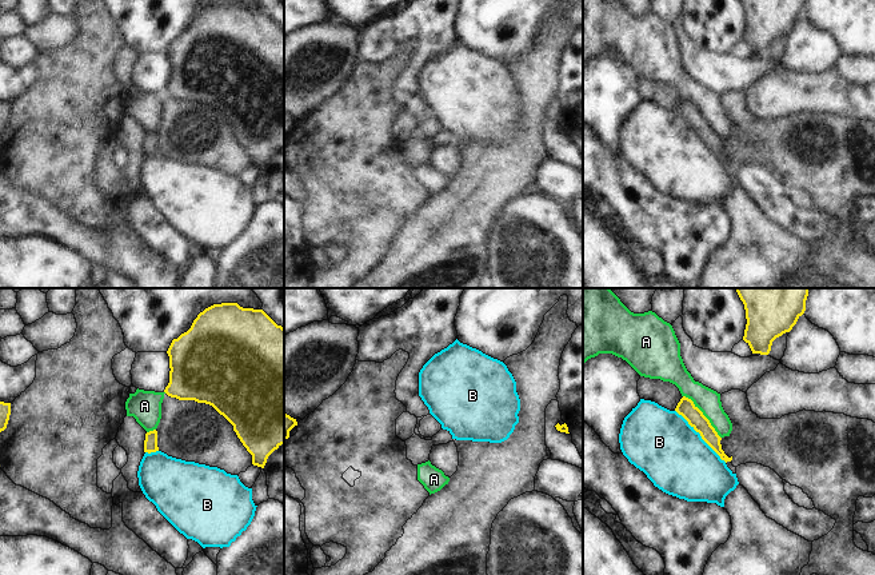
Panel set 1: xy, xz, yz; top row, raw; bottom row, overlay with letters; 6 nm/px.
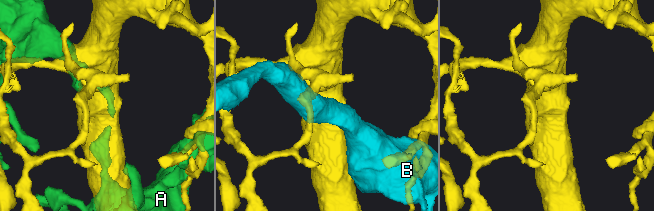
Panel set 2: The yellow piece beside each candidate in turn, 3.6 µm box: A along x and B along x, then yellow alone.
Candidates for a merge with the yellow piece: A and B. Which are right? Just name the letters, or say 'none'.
none

